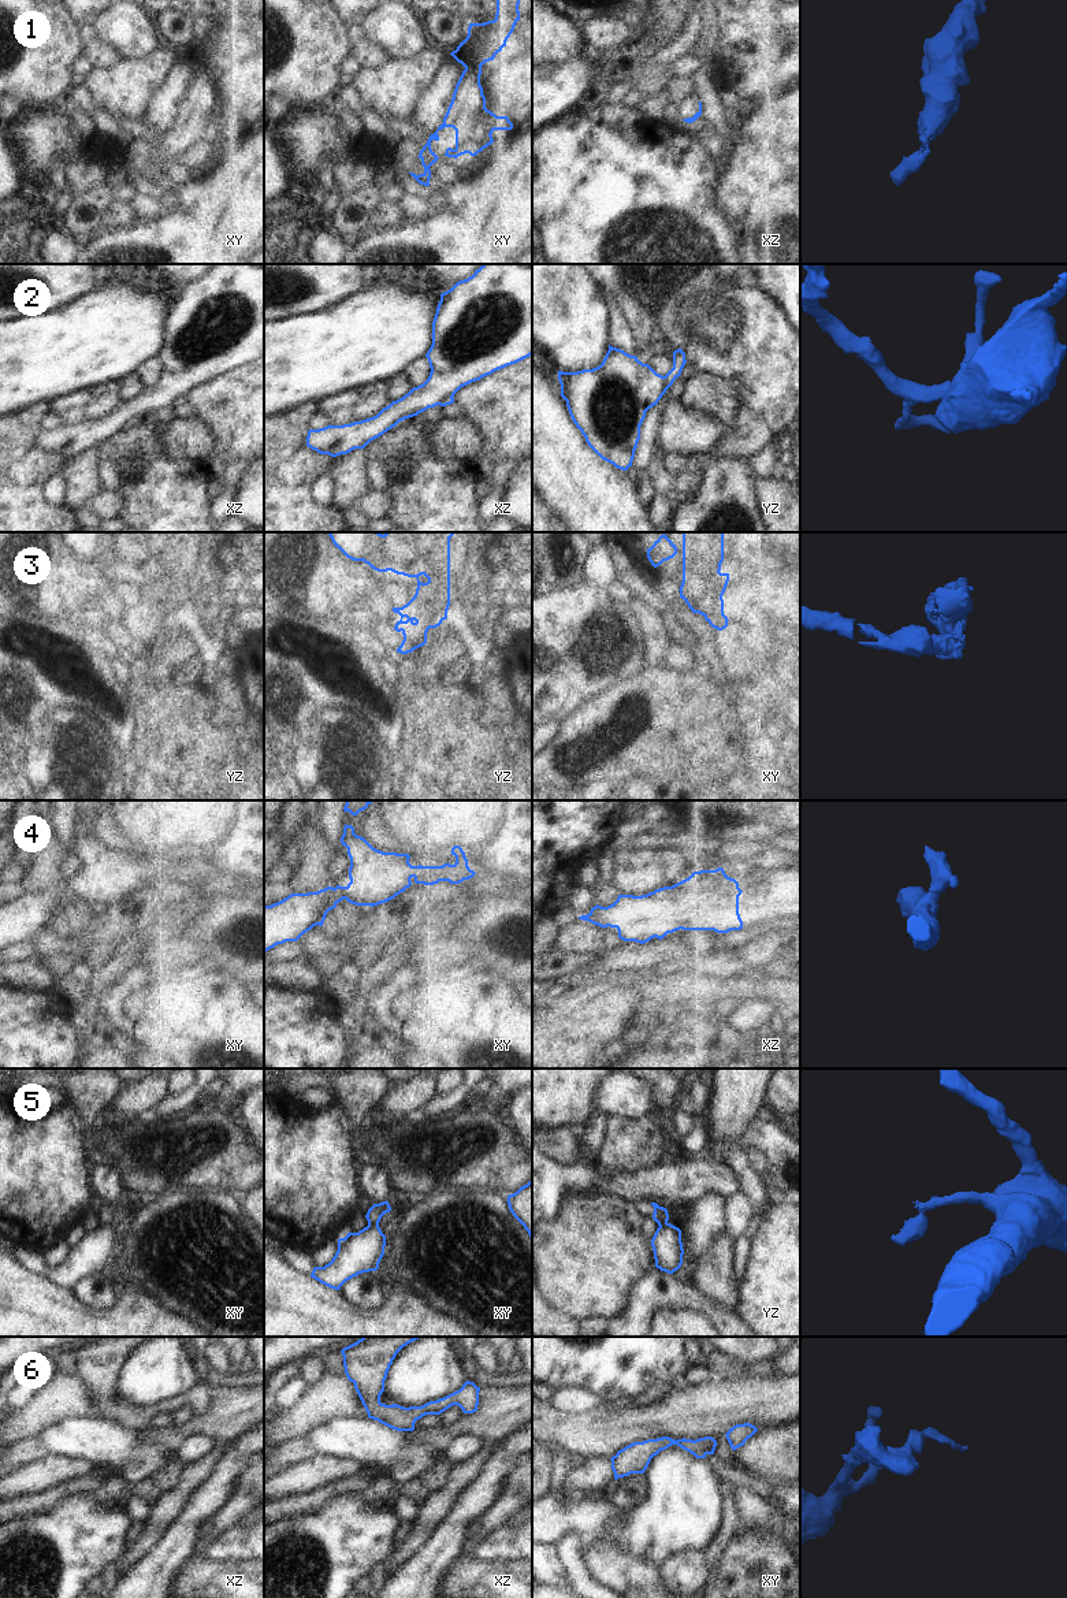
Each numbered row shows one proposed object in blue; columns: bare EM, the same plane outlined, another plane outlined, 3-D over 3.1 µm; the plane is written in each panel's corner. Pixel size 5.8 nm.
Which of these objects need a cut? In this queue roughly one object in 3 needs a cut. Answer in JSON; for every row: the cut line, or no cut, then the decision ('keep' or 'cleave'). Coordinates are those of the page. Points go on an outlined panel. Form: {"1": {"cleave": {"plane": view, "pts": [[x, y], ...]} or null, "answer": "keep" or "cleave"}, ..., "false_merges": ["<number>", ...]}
{"1": {"cleave": null, "answer": "keep"}, "2": {"cleave": {"plane": "yz", "pts": [[664, 376], [668, 387]]}, "answer": "cleave"}, "3": {"cleave": {"plane": "yz", "pts": [[416, 593], [423, 594], [446, 613]]}, "answer": "cleave"}, "4": {"cleave": null, "answer": "keep"}, "5": {"cleave": {"plane": "xy", "pts": [[368, 1223], [378, 1225]]}, "answer": "cleave"}, "6": {"cleave": null, "answer": "keep"}, "false_merges": ["2", "3", "5"]}

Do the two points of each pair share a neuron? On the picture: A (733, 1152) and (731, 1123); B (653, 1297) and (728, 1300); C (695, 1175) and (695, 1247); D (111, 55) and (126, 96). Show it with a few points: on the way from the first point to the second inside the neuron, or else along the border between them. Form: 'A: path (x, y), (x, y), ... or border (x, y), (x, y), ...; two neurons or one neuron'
A: border (739, 1145), (731, 1145), (727, 1149), (728, 1163); two neurons
B: border (694, 1285), (709, 1300), (724, 1308), (738, 1311); two neurons
C: border (727, 1196), (718, 1192), (705, 1192), (691, 1204); two neurons
D: border (121, 59), (110, 66), (92, 69); two neurons

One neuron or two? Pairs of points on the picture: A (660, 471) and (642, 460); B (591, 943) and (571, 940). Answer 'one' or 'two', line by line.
A: two
B: one

